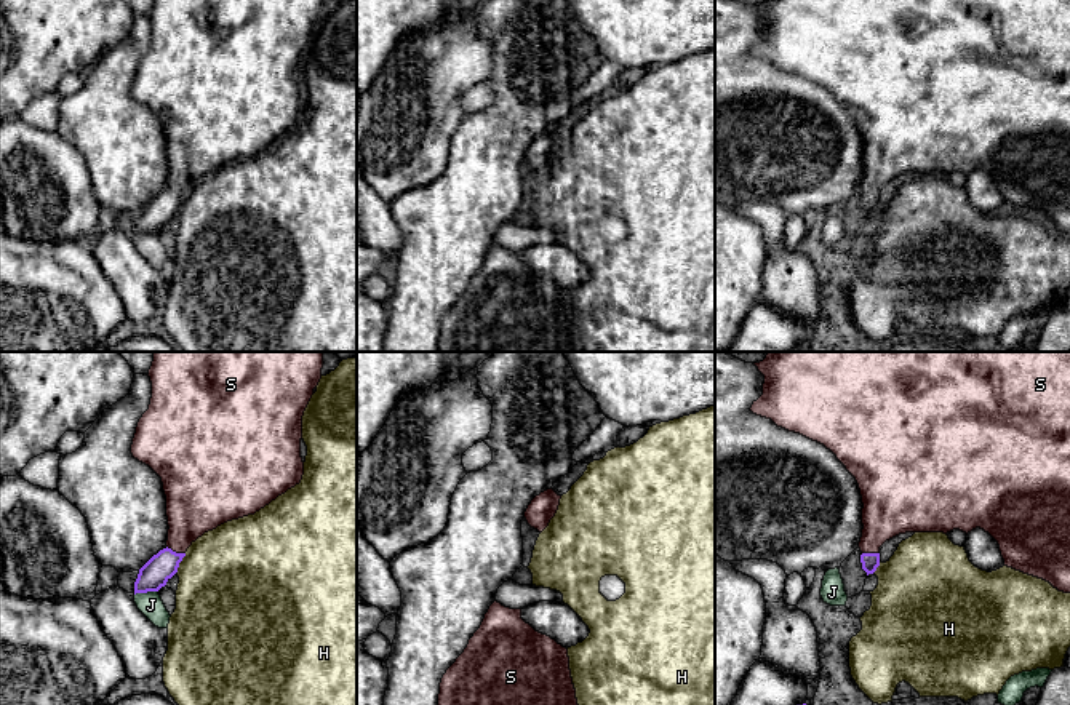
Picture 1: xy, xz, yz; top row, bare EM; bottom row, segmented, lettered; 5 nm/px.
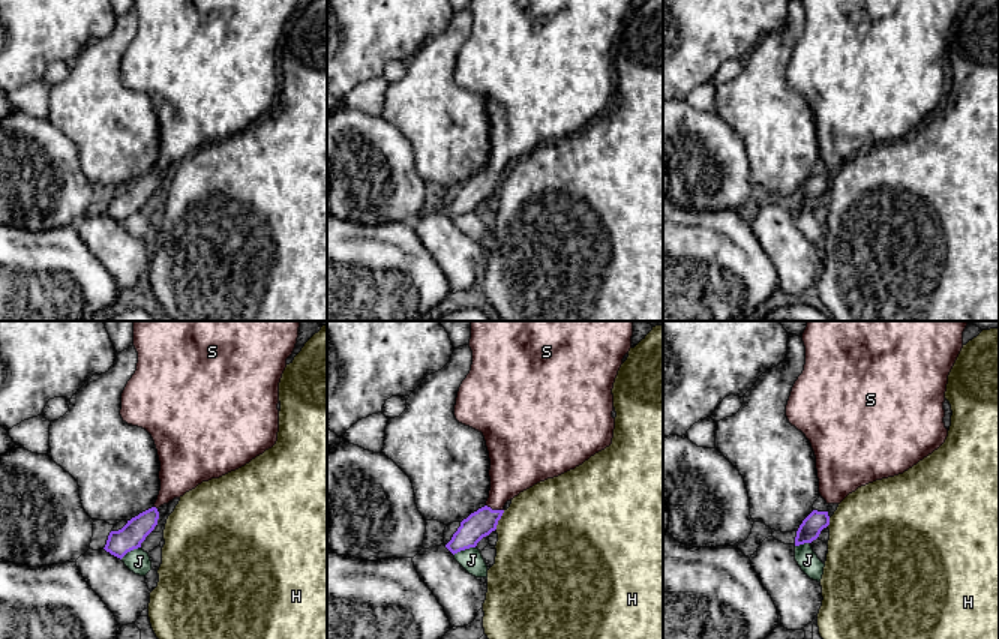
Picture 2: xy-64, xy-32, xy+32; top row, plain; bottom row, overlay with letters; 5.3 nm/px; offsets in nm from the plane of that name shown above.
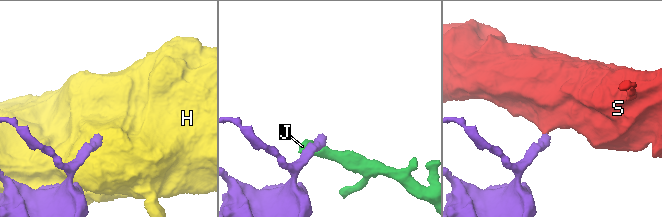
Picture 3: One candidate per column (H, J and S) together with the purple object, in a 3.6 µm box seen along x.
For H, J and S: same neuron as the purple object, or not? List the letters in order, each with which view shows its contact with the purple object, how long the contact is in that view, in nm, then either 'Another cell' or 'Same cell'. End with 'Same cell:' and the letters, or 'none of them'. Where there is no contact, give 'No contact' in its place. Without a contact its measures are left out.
H: Touches purple in xy. Shared border 120 nm. Another cell
J: Touches purple in xy. Shared border 120 nm. Another cell
S: Touches purple in xy. Shared border 100 nm. Same cell
Same cell: S

